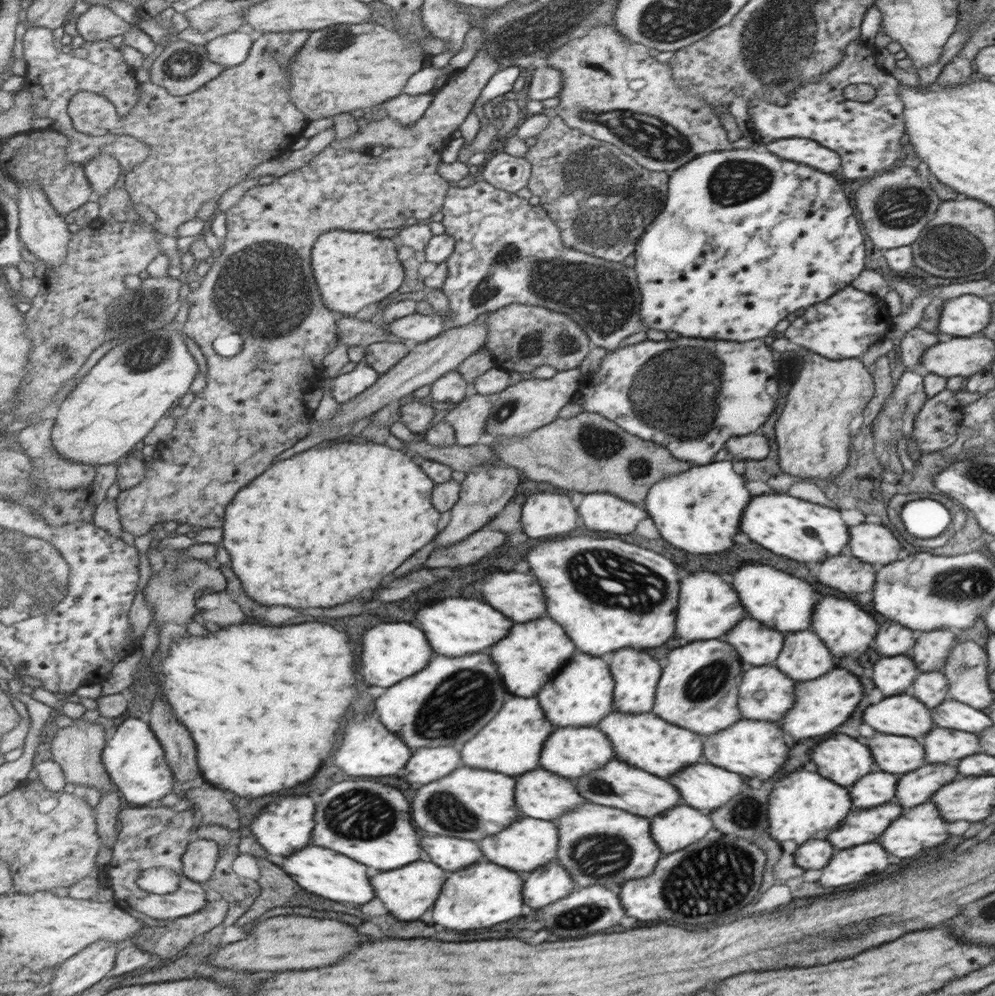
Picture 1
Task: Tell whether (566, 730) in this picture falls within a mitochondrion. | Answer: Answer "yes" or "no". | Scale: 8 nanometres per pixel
no

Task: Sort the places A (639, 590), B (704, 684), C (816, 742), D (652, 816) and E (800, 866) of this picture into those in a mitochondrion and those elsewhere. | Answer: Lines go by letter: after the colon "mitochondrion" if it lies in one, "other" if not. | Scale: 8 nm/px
A: mitochondrion
B: mitochondrion
C: other
D: other
E: other

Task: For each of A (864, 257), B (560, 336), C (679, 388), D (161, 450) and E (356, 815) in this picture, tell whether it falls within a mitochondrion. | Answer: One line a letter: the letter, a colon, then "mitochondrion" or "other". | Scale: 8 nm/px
A: other
B: mitochondrion
C: mitochondrion
D: other
E: mitochondrion

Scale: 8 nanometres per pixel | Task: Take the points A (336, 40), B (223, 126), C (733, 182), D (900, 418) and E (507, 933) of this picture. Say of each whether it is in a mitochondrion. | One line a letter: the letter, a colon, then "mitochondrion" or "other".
A: mitochondrion
B: other
C: mitochondrion
D: mitochondrion
E: other

